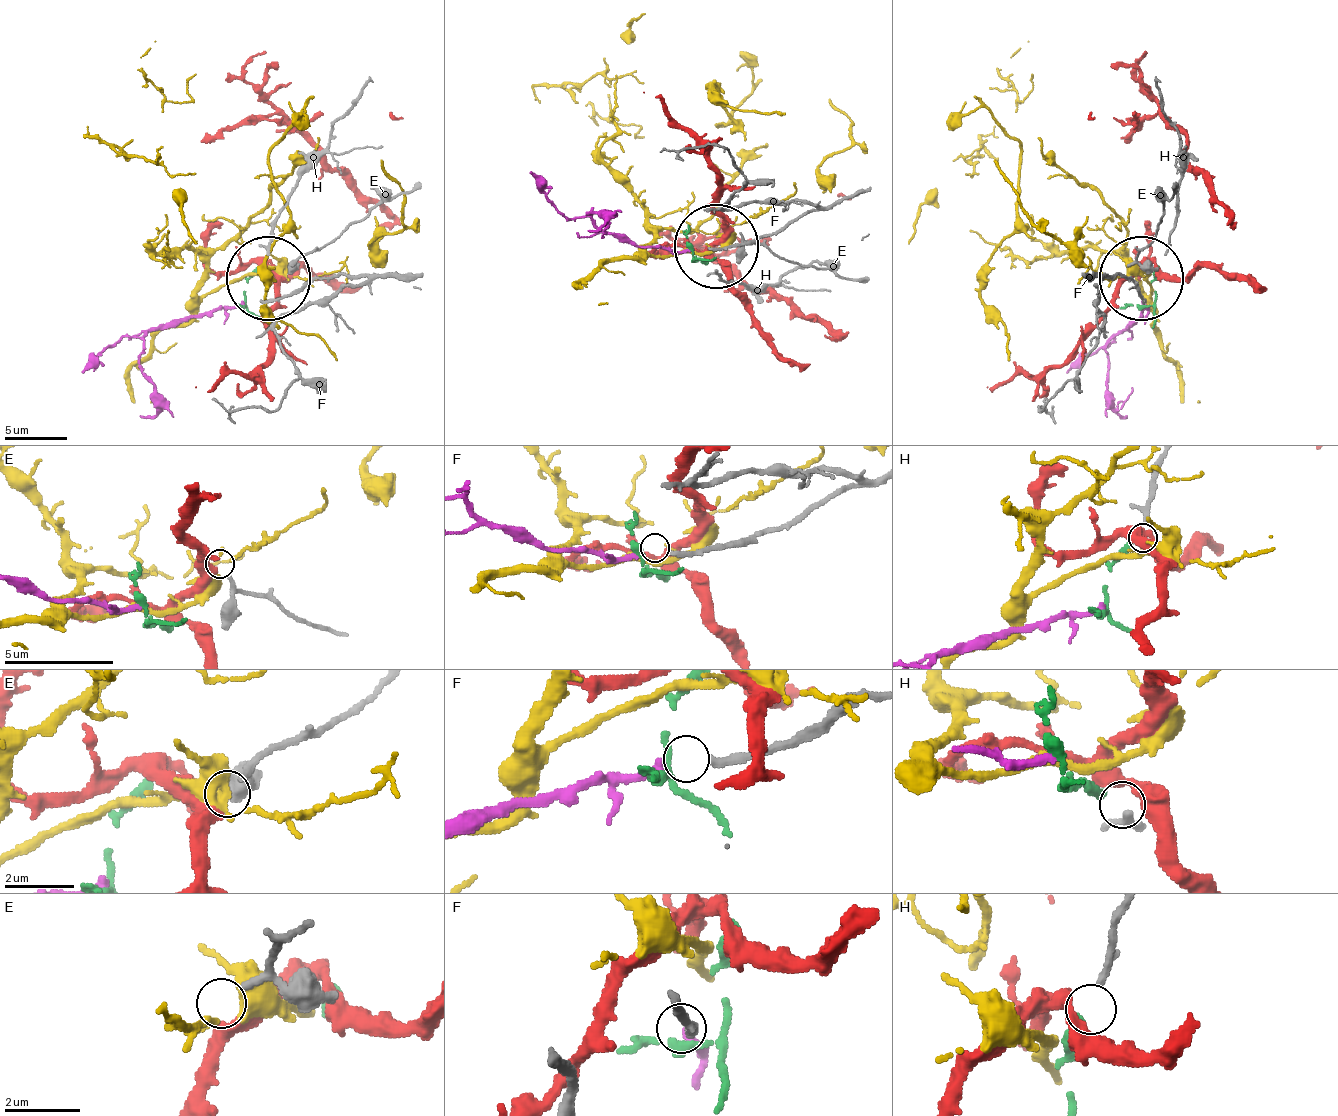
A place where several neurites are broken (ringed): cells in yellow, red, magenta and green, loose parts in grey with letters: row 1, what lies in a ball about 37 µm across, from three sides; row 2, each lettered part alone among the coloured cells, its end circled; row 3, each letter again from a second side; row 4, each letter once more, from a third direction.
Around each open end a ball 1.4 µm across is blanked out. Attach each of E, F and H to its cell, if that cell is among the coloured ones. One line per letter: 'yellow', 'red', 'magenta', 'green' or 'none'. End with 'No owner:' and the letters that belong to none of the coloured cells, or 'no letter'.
E: none
F: magenta
H: green
No owner: E

